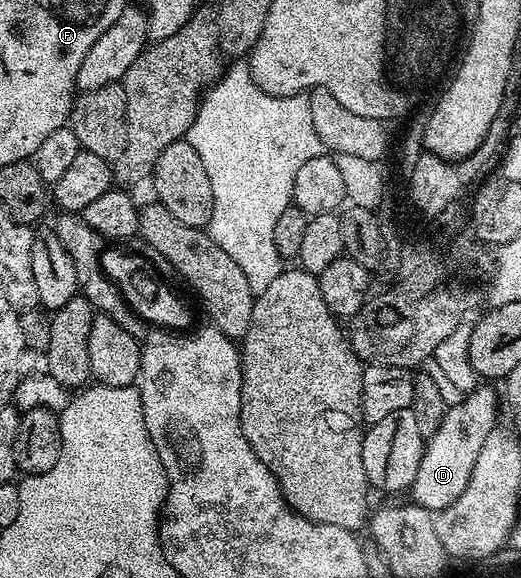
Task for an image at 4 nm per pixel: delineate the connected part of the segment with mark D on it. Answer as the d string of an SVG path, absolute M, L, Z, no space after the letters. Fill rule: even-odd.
M478 386L472 392L462 395L458 404L448 405L445 417L442 418L433 435L425 441L425 453L419 462L419 474L415 474L415 482L411 489L412 503L423 506L436 514L455 501L455 498L459 498L459 494L463 493L471 479L471 472L475 467L475 462L478 461L479 450L482 449L487 434L490 434L498 424L497 396L491 389L484 388L484 386Z

